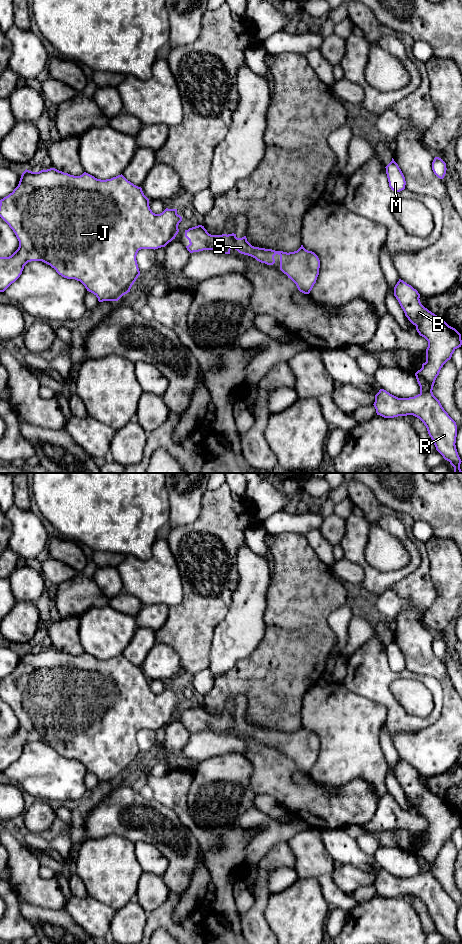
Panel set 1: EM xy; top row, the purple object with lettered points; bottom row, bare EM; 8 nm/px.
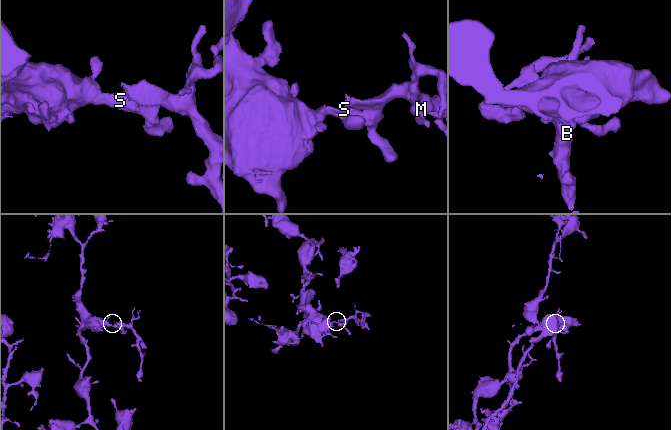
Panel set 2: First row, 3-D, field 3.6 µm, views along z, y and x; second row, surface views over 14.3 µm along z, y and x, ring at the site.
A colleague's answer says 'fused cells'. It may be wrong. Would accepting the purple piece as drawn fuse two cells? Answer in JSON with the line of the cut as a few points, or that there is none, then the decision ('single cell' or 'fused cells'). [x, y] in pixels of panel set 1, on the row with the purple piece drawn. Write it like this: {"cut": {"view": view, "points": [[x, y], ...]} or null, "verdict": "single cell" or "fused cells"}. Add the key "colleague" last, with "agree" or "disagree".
{"cut": null, "verdict": "single cell", "colleague": "disagree"}

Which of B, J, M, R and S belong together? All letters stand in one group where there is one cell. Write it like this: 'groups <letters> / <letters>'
groups B J M R S

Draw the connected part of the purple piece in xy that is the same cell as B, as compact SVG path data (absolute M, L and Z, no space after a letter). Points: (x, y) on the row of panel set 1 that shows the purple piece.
M399 279L394 287L394 296L398 300L405 316L416 326L420 336L428 341L426 349L426 362L422 368L415 373L420 386L420 393L414 397L398 398L384 389L380 389L375 395L374 407L377 415L384 418L413 415L419 418L427 428L428 434L433 440L436 450L443 458L454 467L453 473L462 473L460 469L461 459L456 449L457 425L442 407L440 401L433 395L433 386L443 365L451 359L454 351L461 347L461 334L444 320L425 308L420 302L420 294L411 285Z

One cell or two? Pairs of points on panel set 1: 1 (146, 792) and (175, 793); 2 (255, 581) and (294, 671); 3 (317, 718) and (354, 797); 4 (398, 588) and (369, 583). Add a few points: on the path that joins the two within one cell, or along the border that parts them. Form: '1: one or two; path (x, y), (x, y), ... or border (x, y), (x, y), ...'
1: two; border (146, 784), (151, 789), (153, 798)
2: two; border (269, 582), (263, 617), (264, 628)
3: two; border (370, 784), (360, 779), (352, 779), (339, 786)
4: two; border (410, 573), (389, 589)

